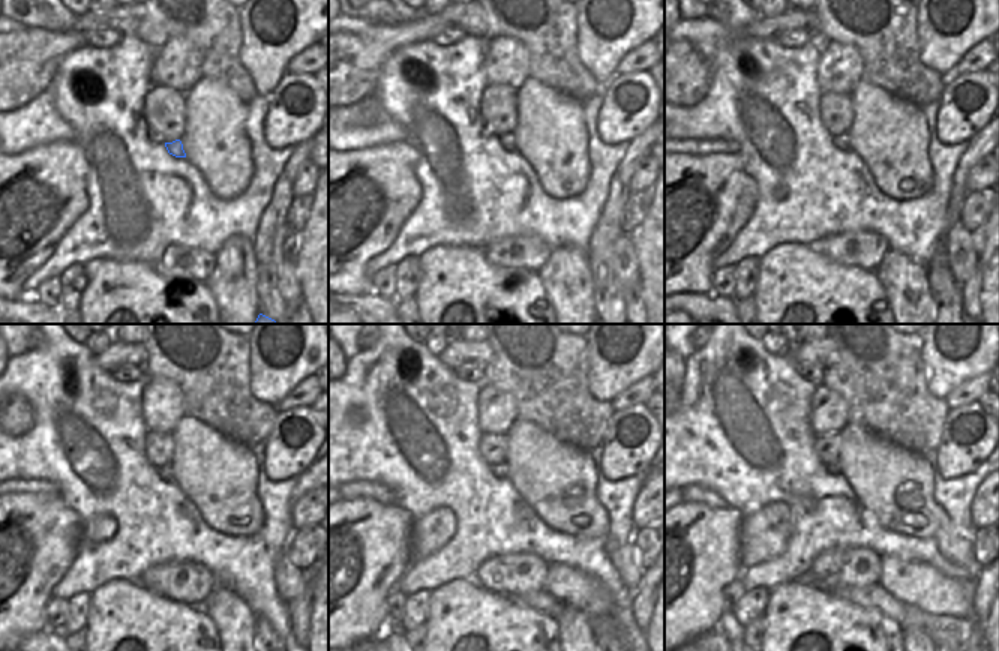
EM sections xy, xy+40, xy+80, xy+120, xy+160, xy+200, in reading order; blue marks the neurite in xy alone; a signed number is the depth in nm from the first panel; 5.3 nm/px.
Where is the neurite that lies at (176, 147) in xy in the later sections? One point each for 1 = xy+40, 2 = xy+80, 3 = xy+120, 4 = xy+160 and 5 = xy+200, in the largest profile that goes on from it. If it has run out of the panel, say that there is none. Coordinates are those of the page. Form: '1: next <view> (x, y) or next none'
1: next xy+40 (507, 141)
2: next xy+80 (842, 141)
3: next xy+120 (165, 473)
4: next xy+160 (500, 471)
5: next xy+200 (834, 470)

